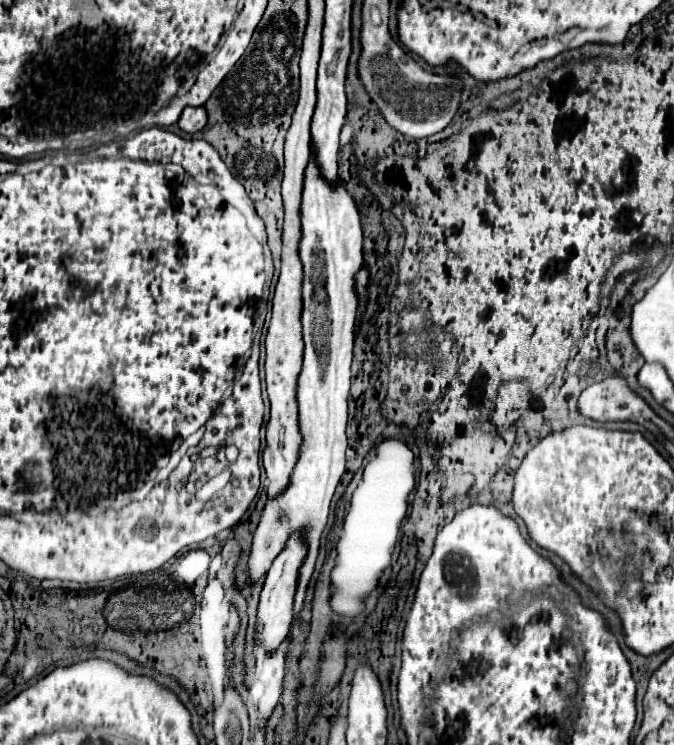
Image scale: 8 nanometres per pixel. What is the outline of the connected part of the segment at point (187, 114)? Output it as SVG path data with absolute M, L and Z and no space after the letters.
M186 107L178 119L178 127L186 133L196 133L206 125L206 109L204 107Z

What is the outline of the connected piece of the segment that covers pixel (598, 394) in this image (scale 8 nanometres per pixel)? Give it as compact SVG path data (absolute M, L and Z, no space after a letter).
M610 377L584 389L576 409L580 415L602 423L632 421L642 425L656 417L644 399L636 397L620 377Z

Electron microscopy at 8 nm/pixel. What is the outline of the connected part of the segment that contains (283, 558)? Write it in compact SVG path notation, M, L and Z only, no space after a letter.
M294 531L290 539L286 539L286 547L274 559L274 565L268 571L264 589L260 593L258 605L258 619L262 621L262 647L260 653L270 653L278 649L278 645L286 639L290 623L292 623L292 605L294 605L294 591L298 587L298 571L302 567L302 559L306 557L306 543L302 543L302 535Z

